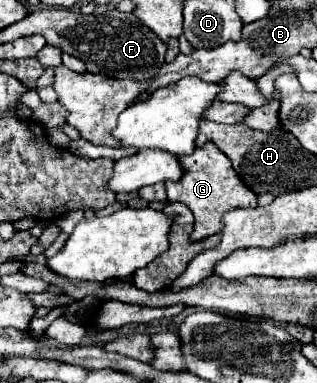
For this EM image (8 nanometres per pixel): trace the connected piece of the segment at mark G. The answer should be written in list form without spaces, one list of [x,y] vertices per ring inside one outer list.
[[[205,143],[203,147],[197,147],[189,157],[179,157],[179,163],[185,169],[183,177],[177,183],[171,183],[171,181],[165,183],[165,189],[167,189],[169,201],[183,203],[193,211],[195,229],[191,233],[191,241],[203,241],[209,235],[221,233],[221,227],[223,227],[221,217],[229,209],[257,205],[257,197],[249,193],[249,189],[241,183],[235,169],[231,167],[231,161],[213,143]]]

